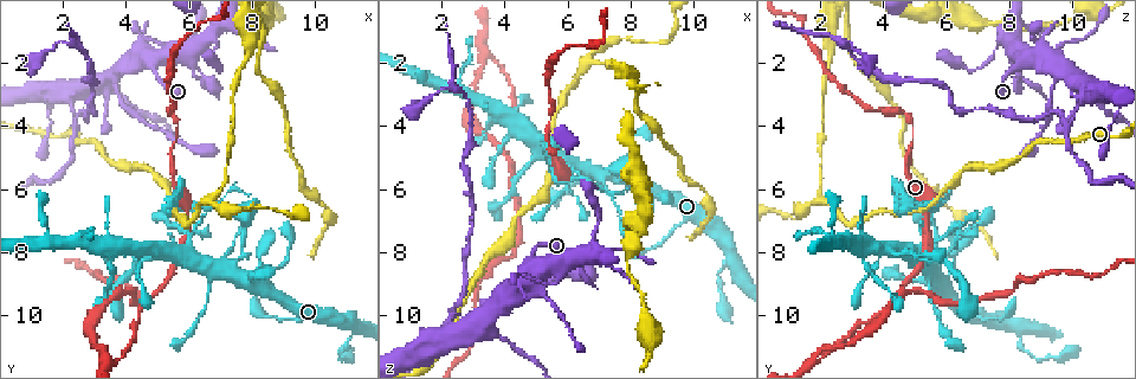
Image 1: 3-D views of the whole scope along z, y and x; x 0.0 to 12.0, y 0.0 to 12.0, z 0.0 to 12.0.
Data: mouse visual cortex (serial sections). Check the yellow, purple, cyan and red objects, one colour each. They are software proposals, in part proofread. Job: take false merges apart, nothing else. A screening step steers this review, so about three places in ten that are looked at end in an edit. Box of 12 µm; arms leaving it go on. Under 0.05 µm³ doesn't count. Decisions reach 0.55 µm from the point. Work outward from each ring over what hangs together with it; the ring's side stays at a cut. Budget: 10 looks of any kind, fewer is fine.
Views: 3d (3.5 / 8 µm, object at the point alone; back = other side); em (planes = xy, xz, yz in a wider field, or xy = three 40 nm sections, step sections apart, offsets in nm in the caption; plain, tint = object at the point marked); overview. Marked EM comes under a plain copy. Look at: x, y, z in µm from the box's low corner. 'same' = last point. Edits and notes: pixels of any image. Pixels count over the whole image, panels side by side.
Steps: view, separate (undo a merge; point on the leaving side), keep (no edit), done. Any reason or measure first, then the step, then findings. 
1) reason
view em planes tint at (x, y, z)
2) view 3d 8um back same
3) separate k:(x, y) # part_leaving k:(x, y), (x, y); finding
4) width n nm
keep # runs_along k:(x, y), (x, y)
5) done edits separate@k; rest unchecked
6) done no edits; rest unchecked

looks like a crossing
view 3d 8um at (4.8, 2.0, 8.5)

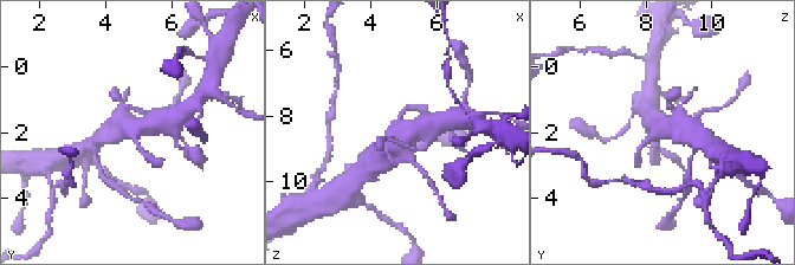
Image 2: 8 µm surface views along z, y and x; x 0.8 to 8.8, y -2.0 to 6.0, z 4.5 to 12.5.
now the EM
view em planes tint at (4.8, 1.9, 8.5)

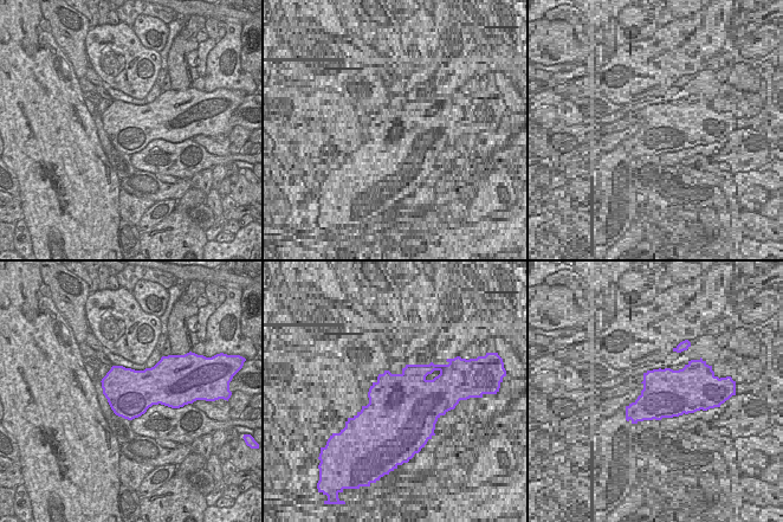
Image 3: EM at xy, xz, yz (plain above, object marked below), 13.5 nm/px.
width 650 nm
keep # runs_along 2:(402, 114), (393, 146), (373, 167); continuous, no second cell

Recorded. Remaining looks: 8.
three arms meet
view 3d 3.5um back at (2.4, 3.9, 9.8)

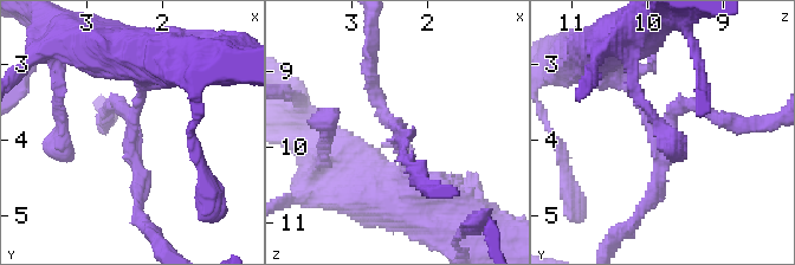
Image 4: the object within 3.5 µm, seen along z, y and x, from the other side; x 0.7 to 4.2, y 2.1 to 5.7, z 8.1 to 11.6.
arms 3; arm_widths 150, 200, 200 nm; now the EM
view em planes tint at (2.35, 3.95, 9.80)

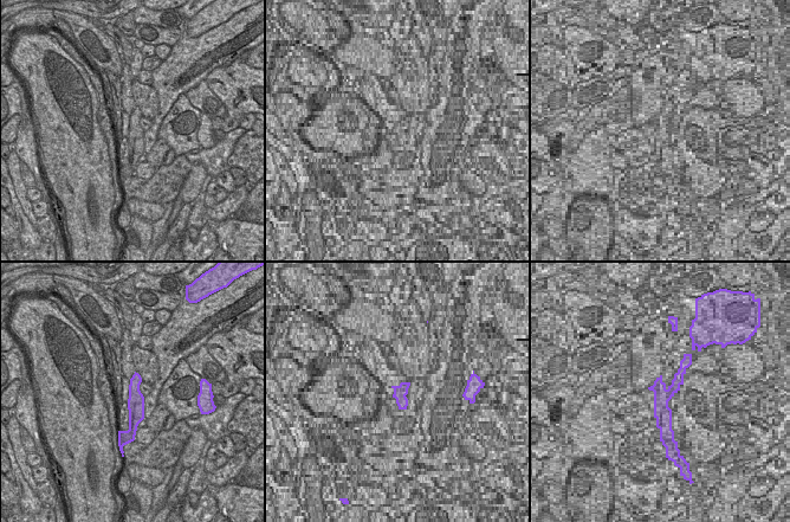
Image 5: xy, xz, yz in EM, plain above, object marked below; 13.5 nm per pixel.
width 220 nm
separate 4:(134, 148) # part_leaving 4:(137, 111), (104, 115); a second cell is stuck on

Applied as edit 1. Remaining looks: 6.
view overview

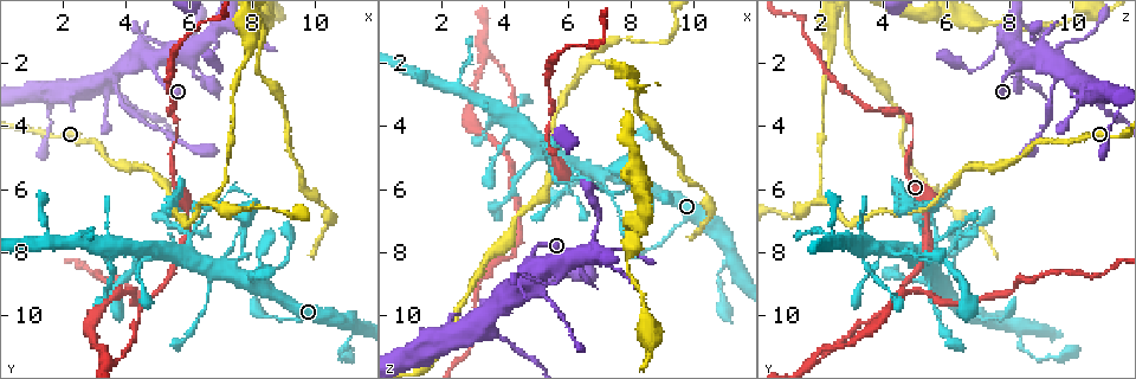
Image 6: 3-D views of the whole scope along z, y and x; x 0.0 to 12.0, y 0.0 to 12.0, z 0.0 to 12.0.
small branch off a trunk
view 3d 8um at (3.4, 2.7, 10.5)

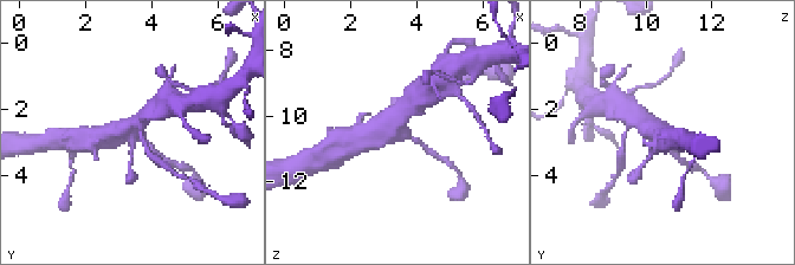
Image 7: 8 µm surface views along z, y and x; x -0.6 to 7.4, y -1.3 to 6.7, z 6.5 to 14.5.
zoom in
view 3d 3.5um at (3.3, 2.6, 10.6)

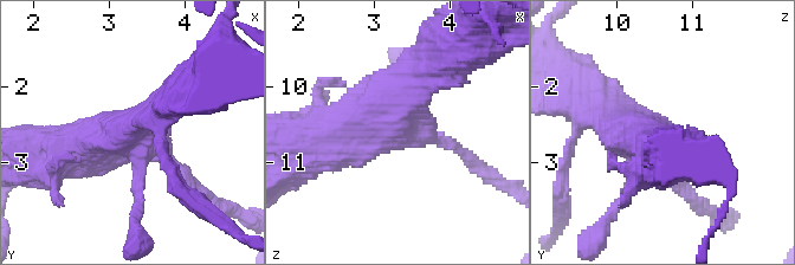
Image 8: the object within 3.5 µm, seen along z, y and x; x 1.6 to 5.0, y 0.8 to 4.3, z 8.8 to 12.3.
arms 4; arm_widths 150, 150, 400, 700 nm
view em xy step 5 tint same

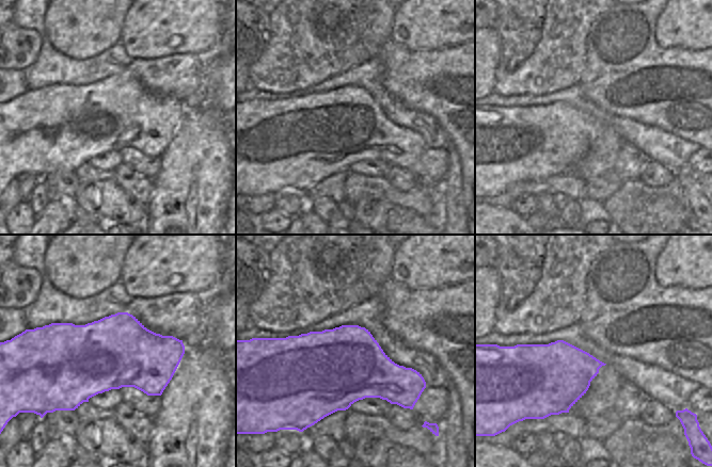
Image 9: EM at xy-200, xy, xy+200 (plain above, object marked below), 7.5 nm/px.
keep # runs_along 8:(437, 66), (353, 136), (316, 146); continuous, no second cell

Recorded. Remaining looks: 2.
view 3d 8um back at (5.9, 7.1, 2.8)

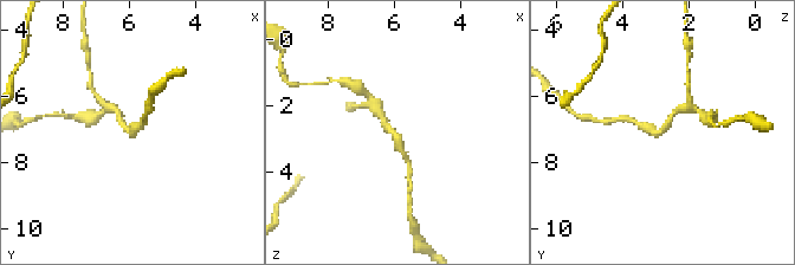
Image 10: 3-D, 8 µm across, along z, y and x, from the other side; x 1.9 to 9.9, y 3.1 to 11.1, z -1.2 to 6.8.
view 3d 3.5um at (6.0, 7.1, 2.9)

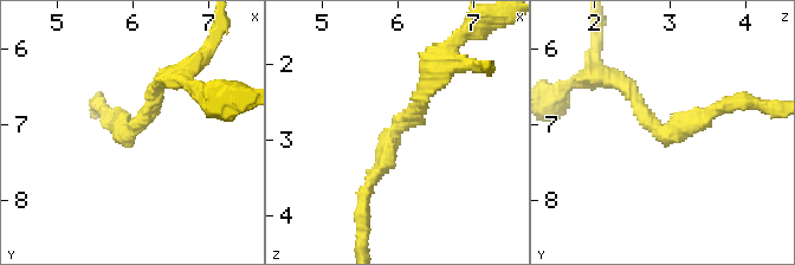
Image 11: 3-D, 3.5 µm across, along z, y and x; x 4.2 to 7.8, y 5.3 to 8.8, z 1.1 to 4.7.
keep # runs_along 11:(366, 189), (428, 86); one cell here

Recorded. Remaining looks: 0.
done edits separate@4; rest unchecked

